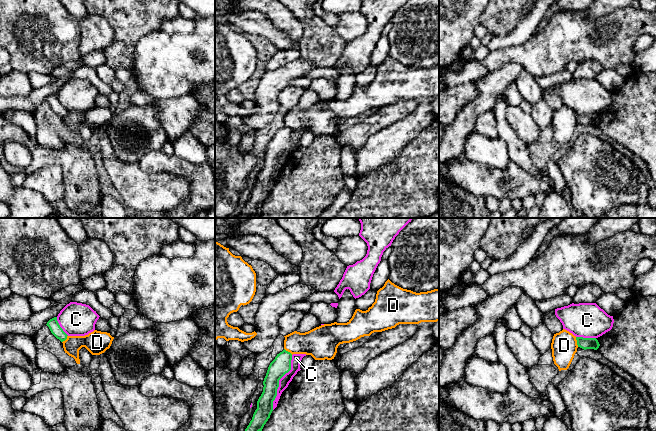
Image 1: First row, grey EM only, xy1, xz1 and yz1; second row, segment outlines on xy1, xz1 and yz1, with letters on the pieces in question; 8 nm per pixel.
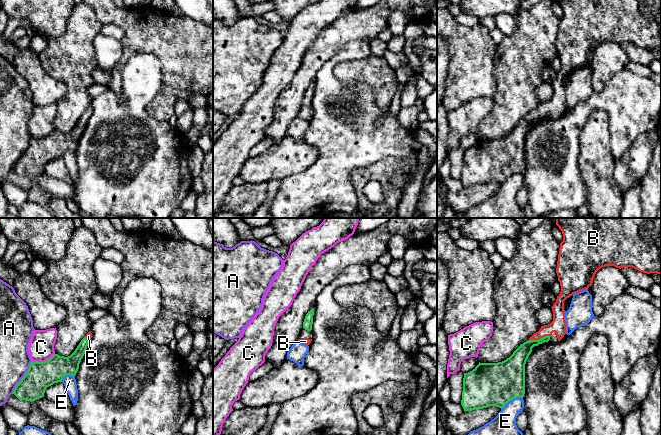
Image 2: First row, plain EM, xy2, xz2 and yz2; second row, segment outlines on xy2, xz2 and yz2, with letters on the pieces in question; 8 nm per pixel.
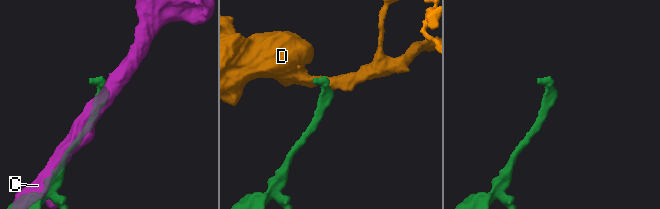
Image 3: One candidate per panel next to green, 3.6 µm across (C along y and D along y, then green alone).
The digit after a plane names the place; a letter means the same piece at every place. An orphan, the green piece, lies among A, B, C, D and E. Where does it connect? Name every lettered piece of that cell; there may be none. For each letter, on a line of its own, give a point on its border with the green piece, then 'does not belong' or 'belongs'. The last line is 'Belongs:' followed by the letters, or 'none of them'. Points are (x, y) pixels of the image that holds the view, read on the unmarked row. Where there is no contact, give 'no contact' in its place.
A: xy2 (23, 153) | does not belong
B: yz2 (539, 115) | belongs
C: xz1 (278, 158) | does not belong
D: yz1 (577, 118) | does not belong
E: yz2 (511, 175) | does not belong
Belongs: B

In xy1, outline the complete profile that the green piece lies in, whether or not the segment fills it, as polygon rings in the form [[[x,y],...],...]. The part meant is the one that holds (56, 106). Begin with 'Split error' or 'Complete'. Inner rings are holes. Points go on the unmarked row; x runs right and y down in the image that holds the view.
Complete. [[[54,93],[52,95],[50,95],[47,100],[46,100],[51,109],[57,114],[59,115],[61,118],[65,117],[67,115],[67,110],[63,107],[63,105],[60,103],[58,97],[57,97],[57,93]]]

